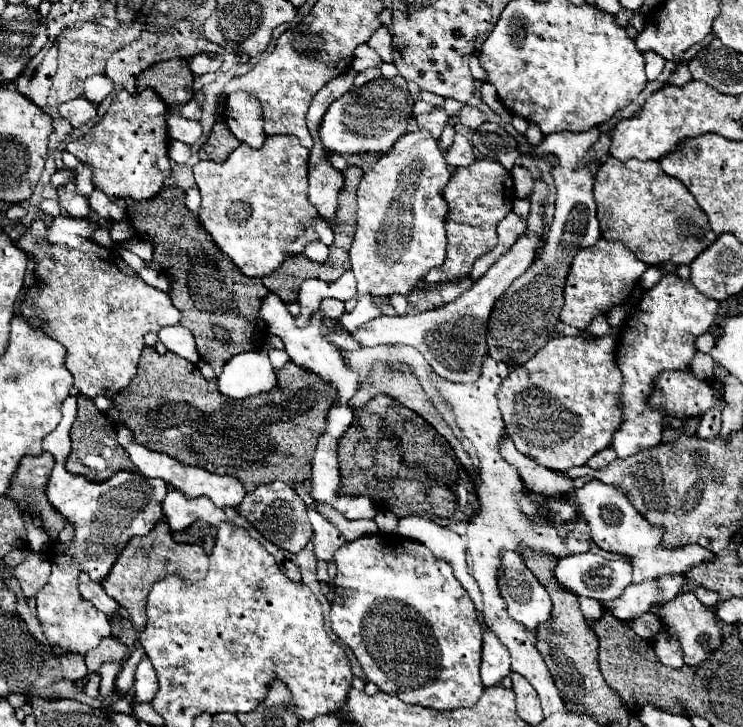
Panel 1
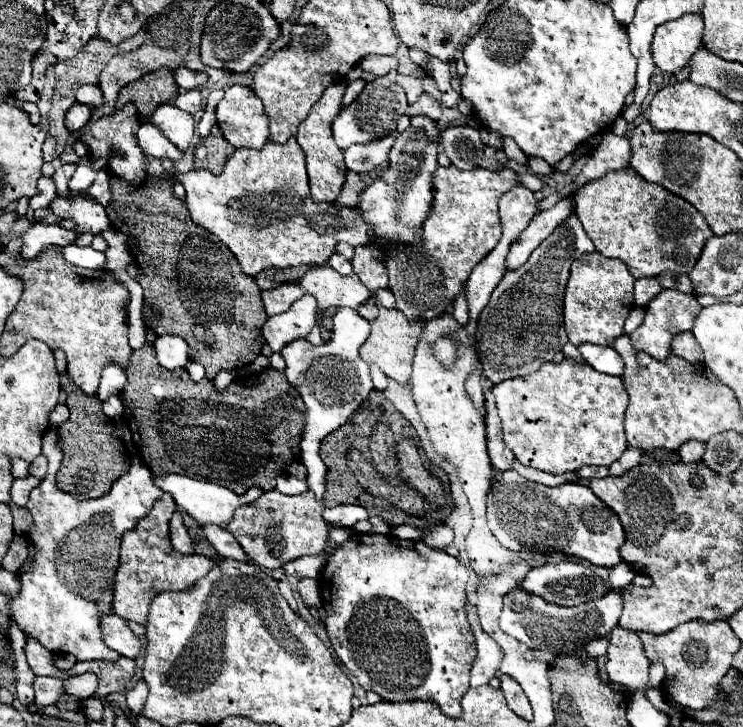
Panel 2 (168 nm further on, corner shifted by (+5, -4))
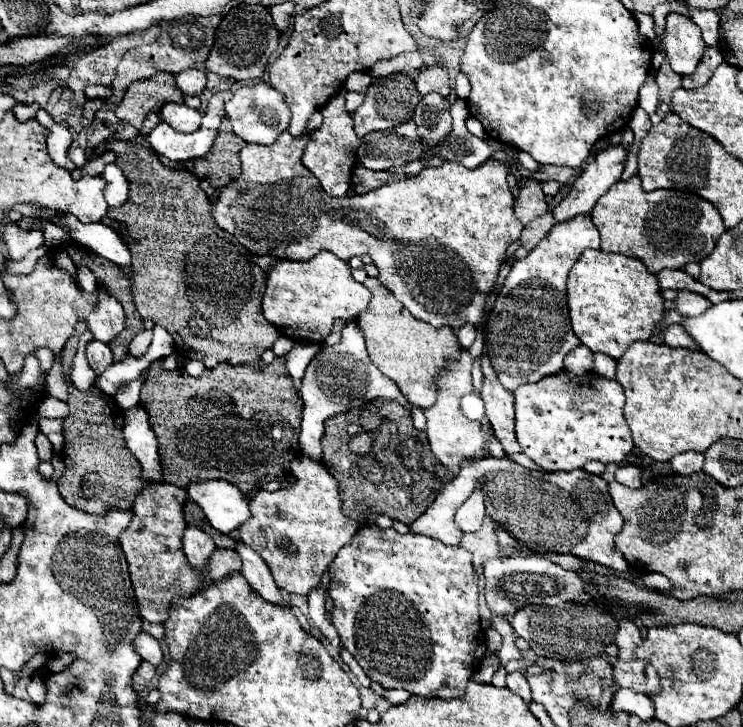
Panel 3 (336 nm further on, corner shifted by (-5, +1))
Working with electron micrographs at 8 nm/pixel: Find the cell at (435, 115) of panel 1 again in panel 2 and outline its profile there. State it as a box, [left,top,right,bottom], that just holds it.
[407,93,441,121]

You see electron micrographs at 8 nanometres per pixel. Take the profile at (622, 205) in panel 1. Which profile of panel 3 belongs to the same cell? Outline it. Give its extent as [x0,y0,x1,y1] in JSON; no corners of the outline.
[591,178,725,274]

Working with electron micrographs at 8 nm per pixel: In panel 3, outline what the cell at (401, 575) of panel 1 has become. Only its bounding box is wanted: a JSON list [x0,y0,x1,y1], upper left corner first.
[329,524,487,698]

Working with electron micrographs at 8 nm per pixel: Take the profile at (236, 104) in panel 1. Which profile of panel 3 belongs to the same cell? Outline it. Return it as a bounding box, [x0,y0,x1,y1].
[225,82,289,144]

